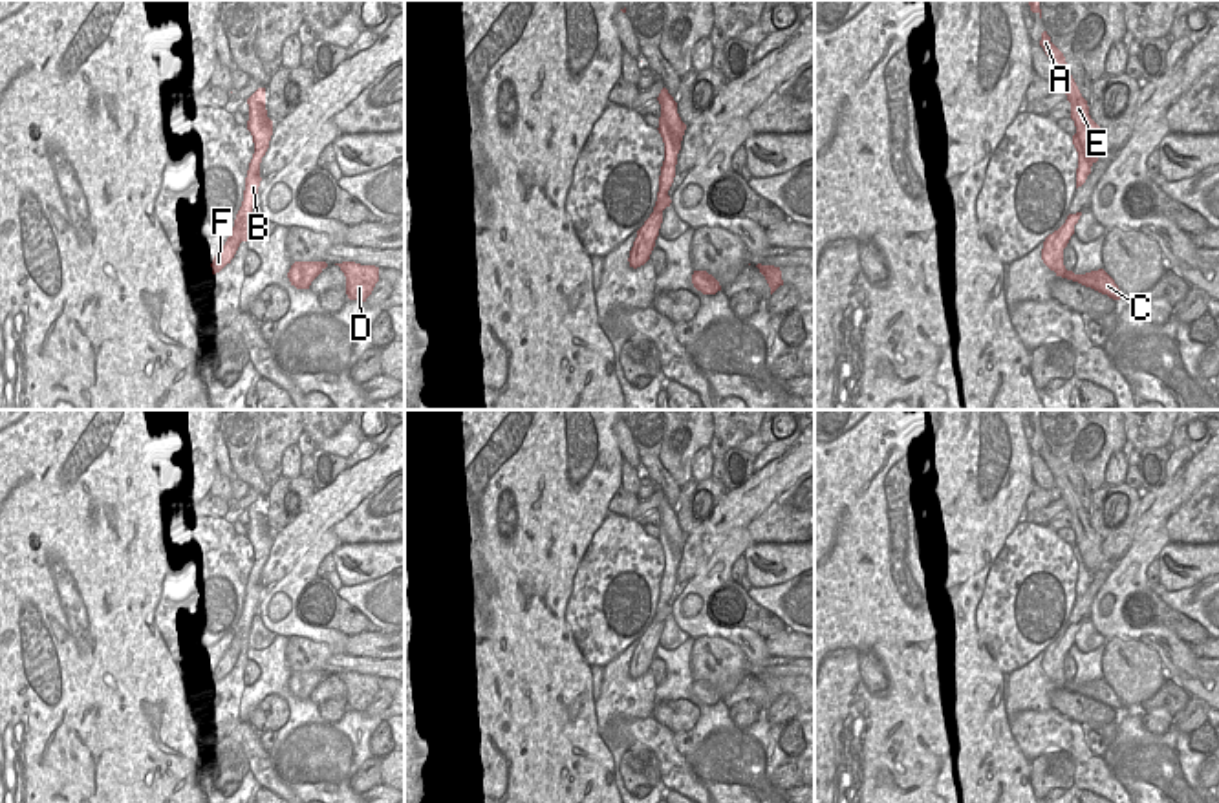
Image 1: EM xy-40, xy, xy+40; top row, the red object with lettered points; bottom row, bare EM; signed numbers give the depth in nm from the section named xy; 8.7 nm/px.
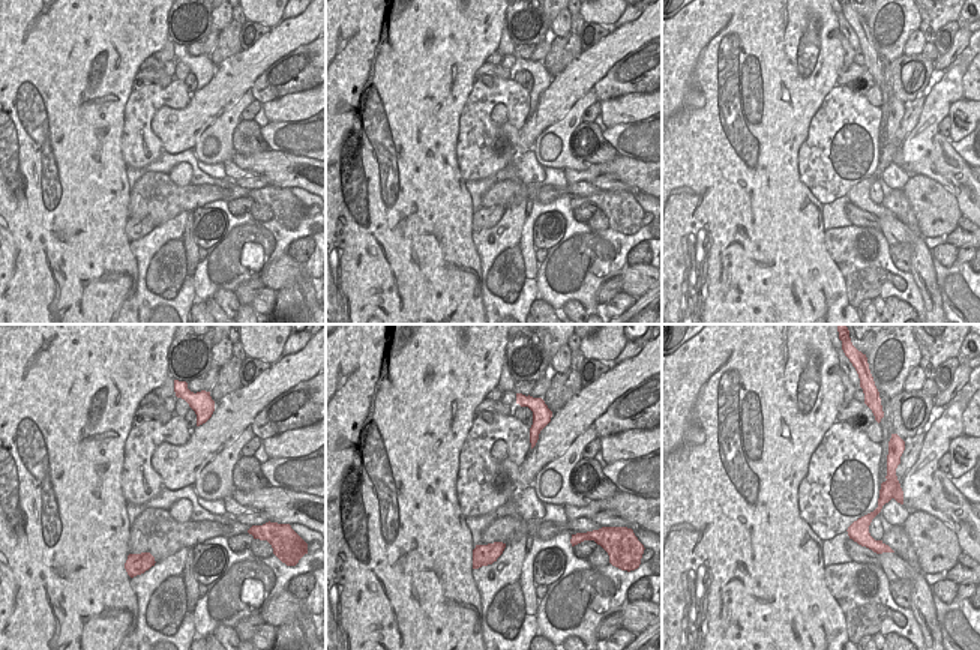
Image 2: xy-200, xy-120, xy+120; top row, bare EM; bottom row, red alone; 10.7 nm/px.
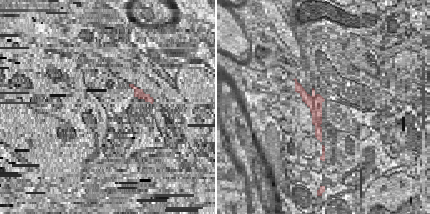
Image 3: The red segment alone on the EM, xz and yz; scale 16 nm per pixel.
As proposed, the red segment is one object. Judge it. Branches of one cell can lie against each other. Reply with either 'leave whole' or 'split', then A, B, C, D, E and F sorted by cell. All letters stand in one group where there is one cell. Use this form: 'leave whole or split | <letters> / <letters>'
split | A E / B C D F

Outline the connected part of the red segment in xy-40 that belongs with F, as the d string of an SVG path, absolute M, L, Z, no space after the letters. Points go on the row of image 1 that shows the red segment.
M258 88L249 99L249 121L247 130L253 135L254 154L249 163L243 201L236 214L234 227L221 247L221 251L214 256L210 267L212 274L220 273L231 260L234 258L242 241L249 240L249 221L253 207L256 205L258 187L260 187L260 163L269 148L269 141L273 135L273 121L267 117L265 110L265 88Z

